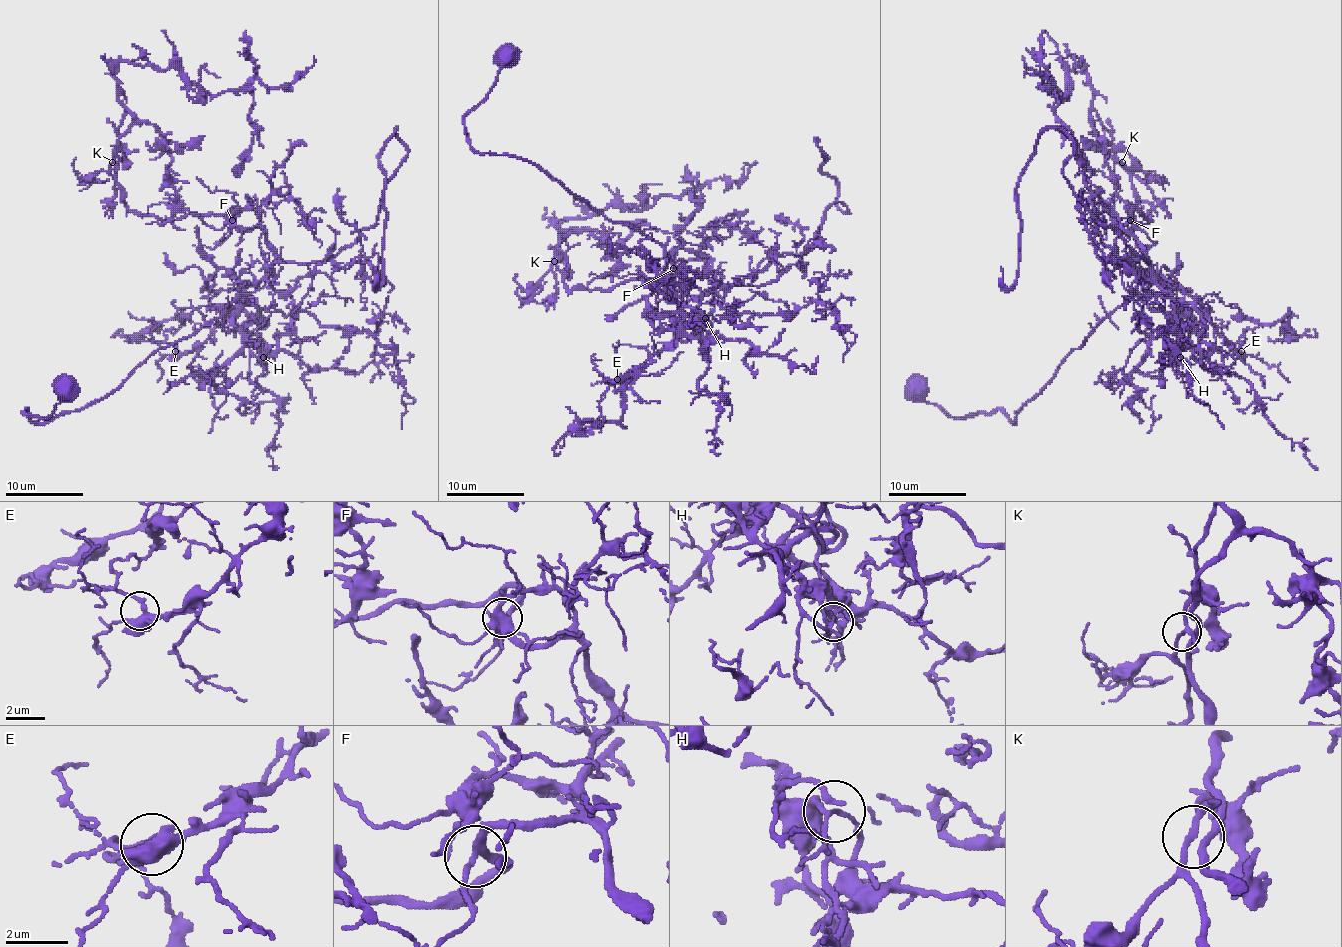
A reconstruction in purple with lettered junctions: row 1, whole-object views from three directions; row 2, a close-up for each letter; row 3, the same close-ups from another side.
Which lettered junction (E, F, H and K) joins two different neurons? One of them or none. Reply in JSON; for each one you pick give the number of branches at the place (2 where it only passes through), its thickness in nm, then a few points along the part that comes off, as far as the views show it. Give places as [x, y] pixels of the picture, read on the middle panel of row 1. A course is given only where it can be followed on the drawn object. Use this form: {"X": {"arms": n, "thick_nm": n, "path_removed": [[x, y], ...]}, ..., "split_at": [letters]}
{"H": {"arms": 3, "thick_nm": 130, "path_removed": [[704, 319], [683, 311], [693, 315], [701, 291], [658, 243], [466, 137], [464, 118], [513, 49]]}, "split_at": ["H"]}

